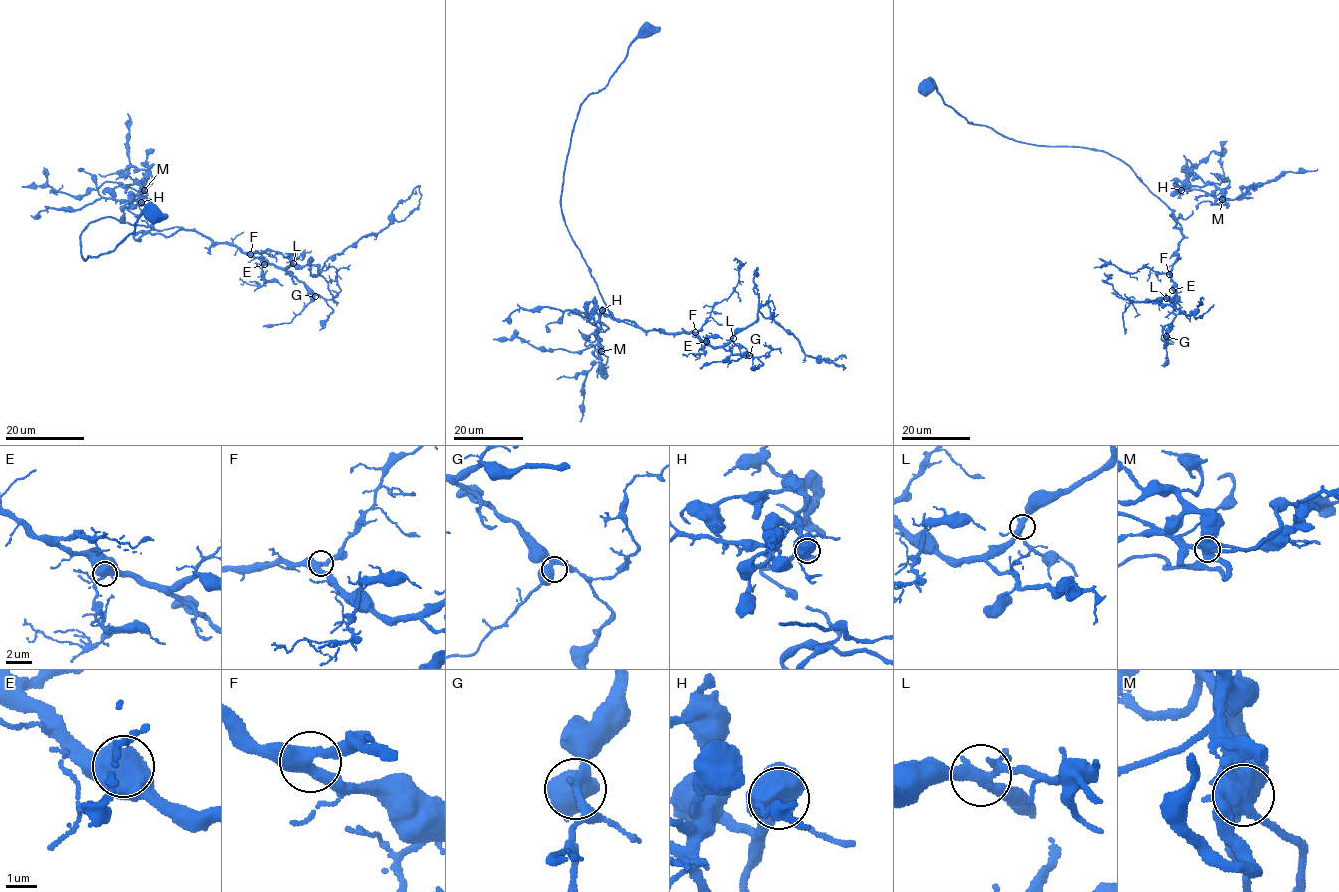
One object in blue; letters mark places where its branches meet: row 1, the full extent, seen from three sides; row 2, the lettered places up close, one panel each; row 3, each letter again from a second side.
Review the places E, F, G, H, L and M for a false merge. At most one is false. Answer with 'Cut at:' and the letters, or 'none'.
Cut at: M

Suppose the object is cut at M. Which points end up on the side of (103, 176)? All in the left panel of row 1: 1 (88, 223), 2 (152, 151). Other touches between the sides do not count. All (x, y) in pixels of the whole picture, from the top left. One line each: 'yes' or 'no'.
1: no
2: no

